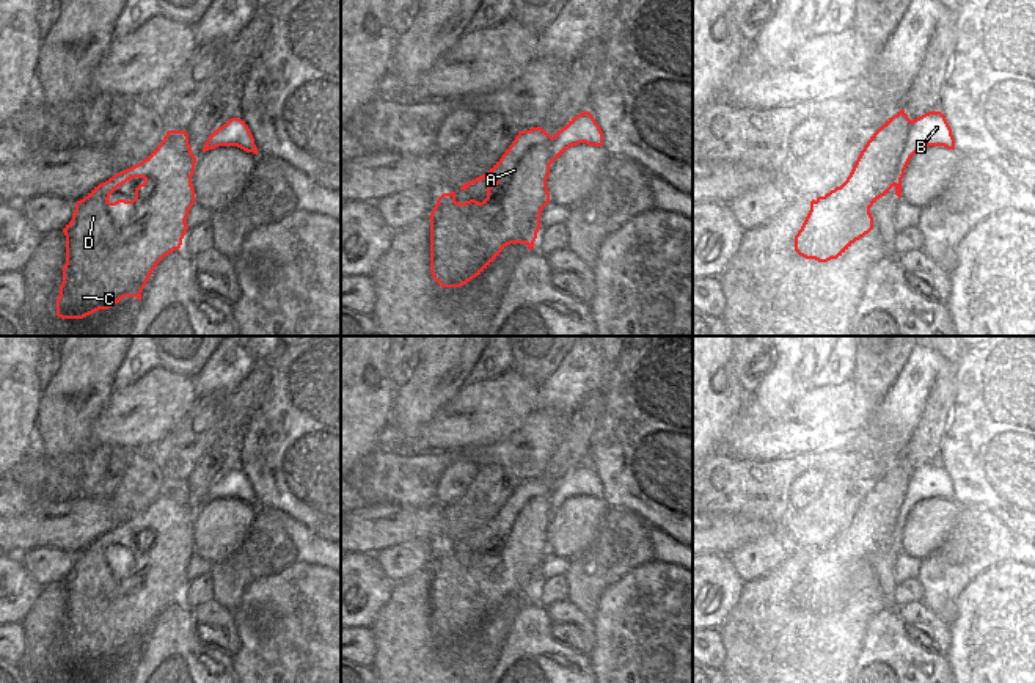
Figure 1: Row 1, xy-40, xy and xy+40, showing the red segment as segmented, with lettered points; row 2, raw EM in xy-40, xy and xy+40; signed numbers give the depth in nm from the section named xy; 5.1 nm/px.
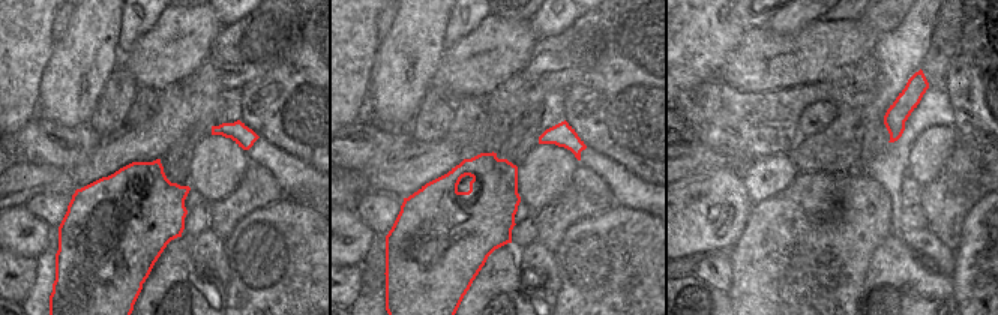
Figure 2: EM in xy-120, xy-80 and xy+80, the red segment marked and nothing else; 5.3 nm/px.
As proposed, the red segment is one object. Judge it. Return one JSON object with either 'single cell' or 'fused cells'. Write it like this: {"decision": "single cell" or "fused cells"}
{"decision": "single cell"}

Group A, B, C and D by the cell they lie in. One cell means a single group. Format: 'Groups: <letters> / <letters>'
Groups: A B C D

